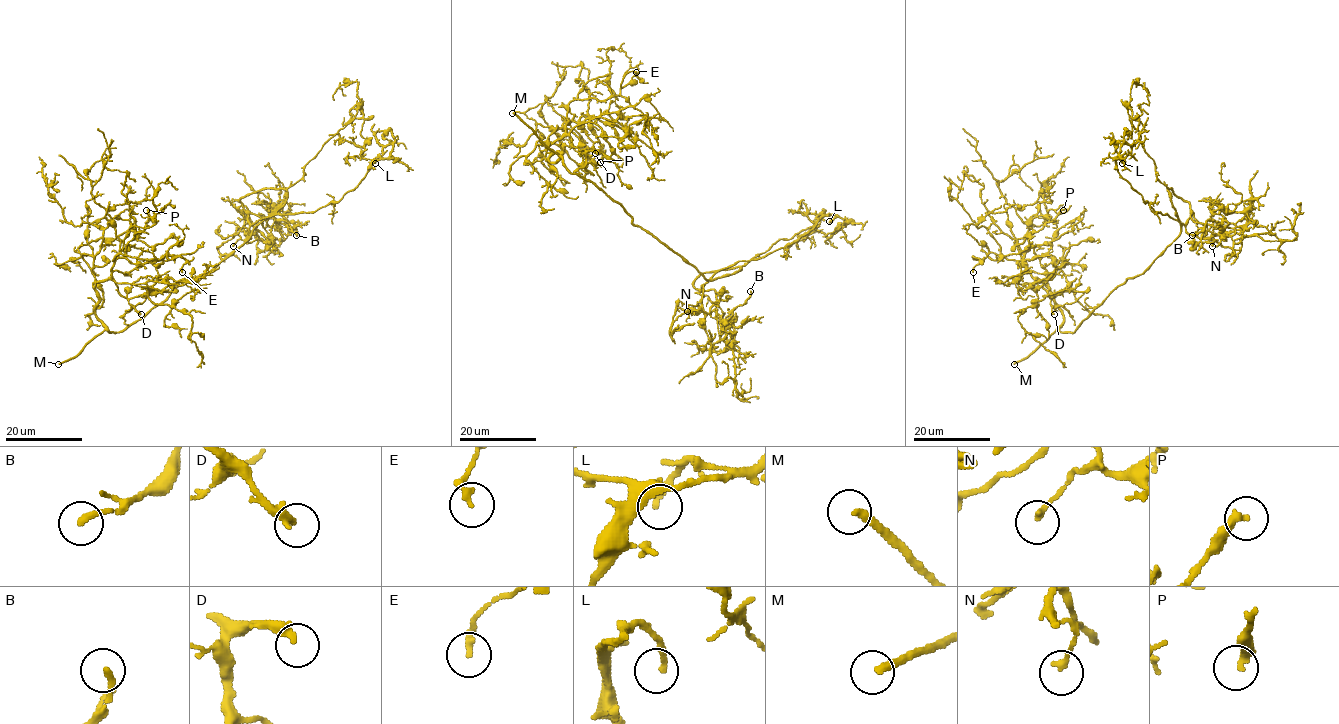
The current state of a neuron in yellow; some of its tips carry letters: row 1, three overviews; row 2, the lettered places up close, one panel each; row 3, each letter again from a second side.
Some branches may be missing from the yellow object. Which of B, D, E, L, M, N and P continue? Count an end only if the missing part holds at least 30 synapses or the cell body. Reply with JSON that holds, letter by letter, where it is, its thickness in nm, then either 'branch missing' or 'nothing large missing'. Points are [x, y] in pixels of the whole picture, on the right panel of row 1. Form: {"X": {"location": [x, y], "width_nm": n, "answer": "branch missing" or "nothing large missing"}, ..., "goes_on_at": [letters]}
{"B": {"location": [1192, 235], "width_nm": 200, "answer": "nothing large missing"}, "D": {"location": [1054, 314], "width_nm": 320, "answer": "branch missing"}, "E": {"location": [973, 272], "width_nm": 190, "answer": "nothing large missing"}, "L": {"location": [1122, 163], "width_nm": 200, "answer": "nothing large missing"}, "M": {"location": [1014, 364], "width_nm": 260, "answer": "branch missing"}, "N": {"location": [1212, 246], "width_nm": 190, "answer": "nothing large missing"}, "P": {"location": [1063, 210], "width_nm": 280, "answer": "nothing large missing"}, "goes_on_at": ["D", "M"]}

